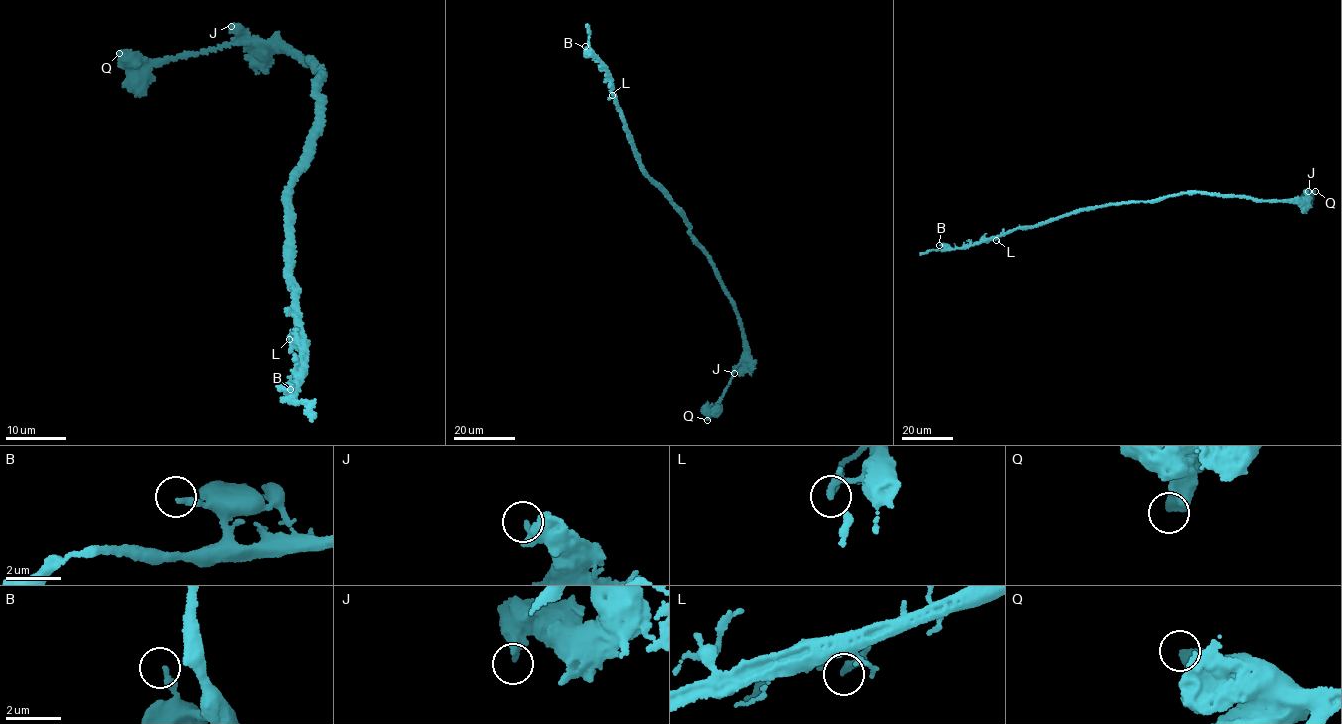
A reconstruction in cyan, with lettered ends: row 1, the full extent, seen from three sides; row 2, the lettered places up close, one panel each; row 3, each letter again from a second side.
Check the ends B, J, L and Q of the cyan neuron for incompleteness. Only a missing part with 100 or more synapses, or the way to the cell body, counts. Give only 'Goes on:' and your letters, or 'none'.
Goes on: none

